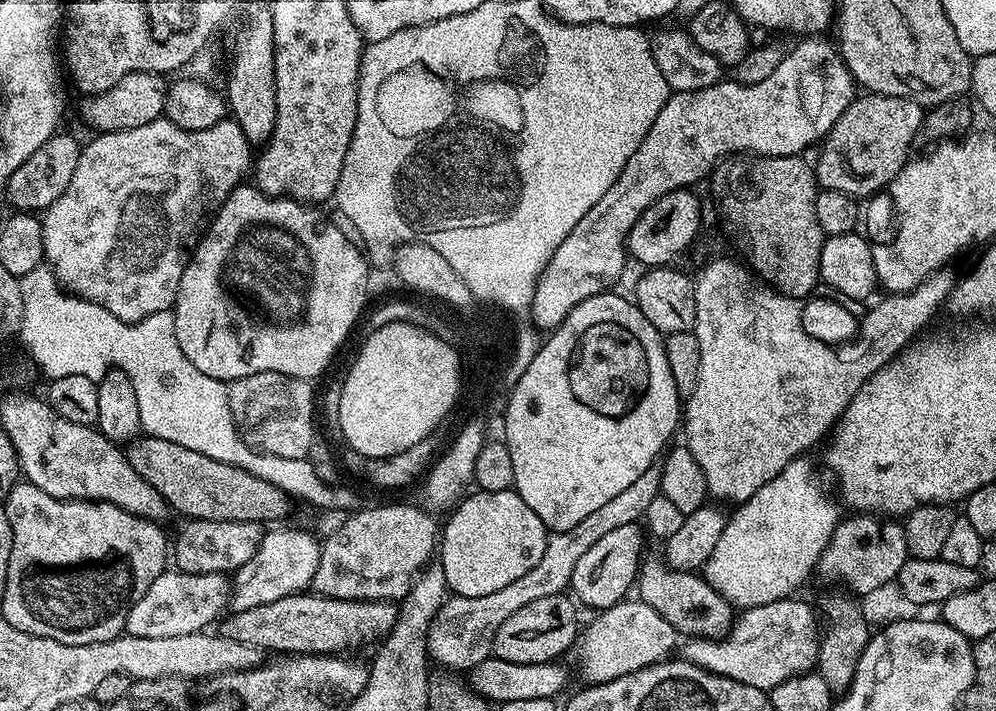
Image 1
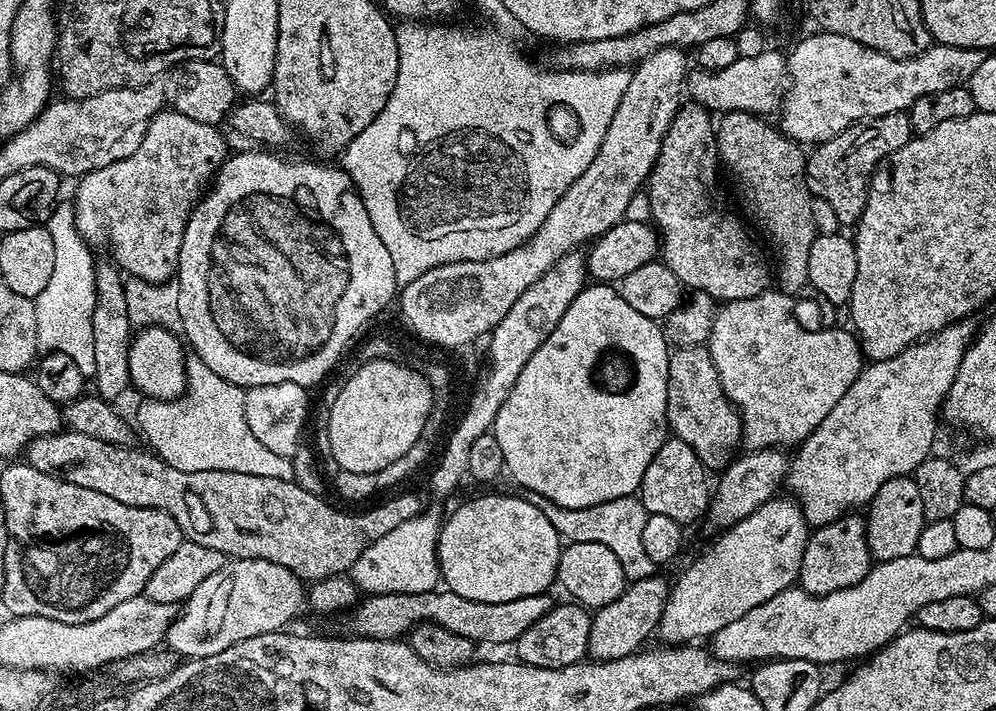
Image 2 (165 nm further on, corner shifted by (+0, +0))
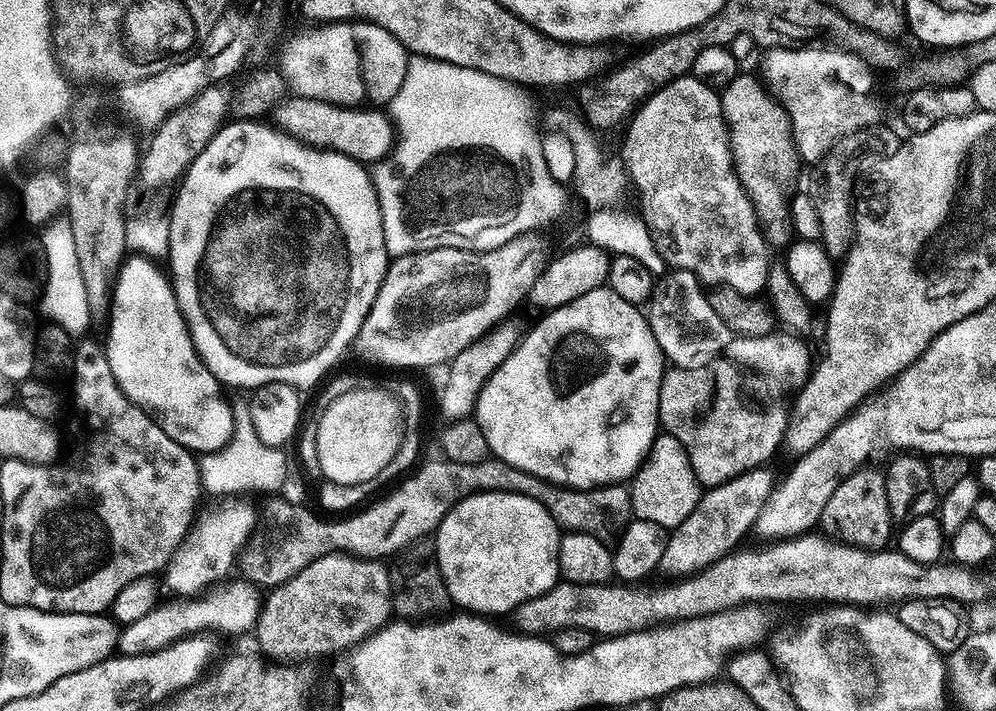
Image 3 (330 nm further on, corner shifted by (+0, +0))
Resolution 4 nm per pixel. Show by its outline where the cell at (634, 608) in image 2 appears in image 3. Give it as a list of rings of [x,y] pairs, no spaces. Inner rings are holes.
[[[761,466],[738,474],[738,478],[730,478],[730,482],[722,482],[718,486],[707,489],[701,495],[697,508],[684,522],[676,528],[671,529],[668,541],[666,542],[666,550],[662,554],[663,571],[669,572],[669,577],[683,578],[693,576],[695,572],[700,572],[703,568],[709,568],[714,562],[718,562],[729,552],[737,551],[741,547],[744,535],[755,529],[758,514],[762,514],[762,508],[766,506],[766,502],[770,498],[773,489],[778,483],[778,476],[771,472],[771,467]]]

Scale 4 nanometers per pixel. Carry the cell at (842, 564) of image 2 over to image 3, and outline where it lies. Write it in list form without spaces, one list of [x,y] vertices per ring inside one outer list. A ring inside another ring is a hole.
[[[872,467],[859,468],[842,481],[834,494],[830,494],[830,502],[826,502],[826,510],[822,510],[820,515],[819,527],[825,533],[835,534],[845,544],[869,550],[884,550],[889,547],[888,539],[891,536],[893,539],[894,521],[890,514],[890,502],[886,502],[884,472]]]

